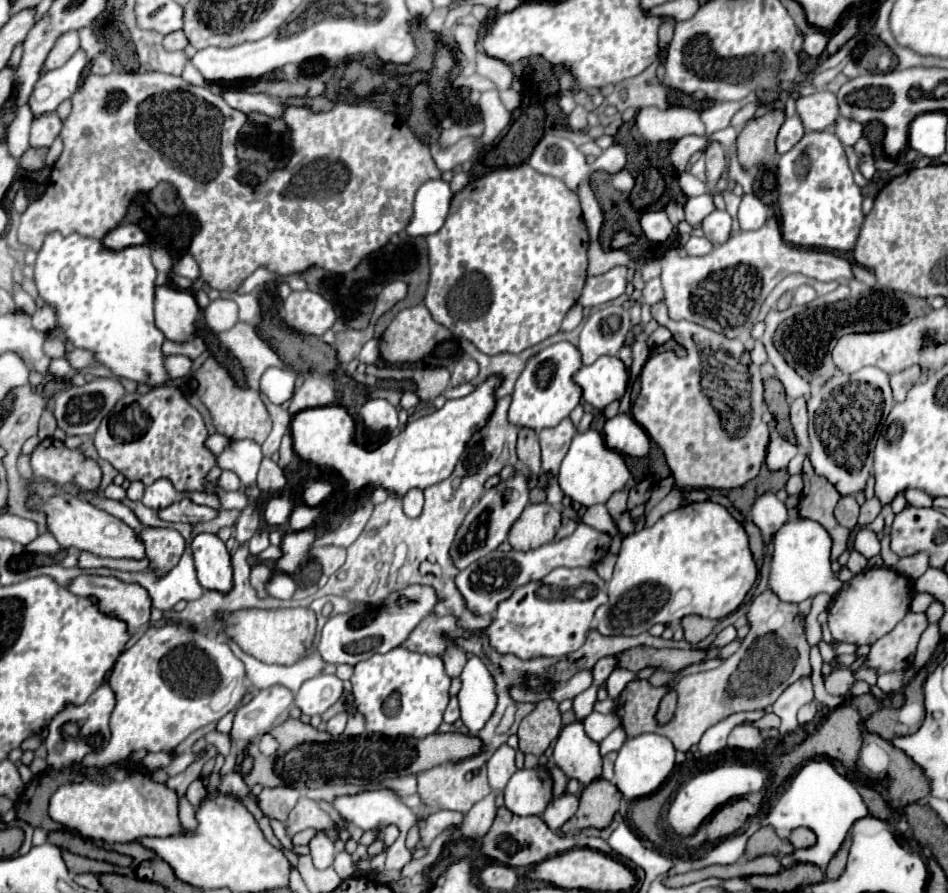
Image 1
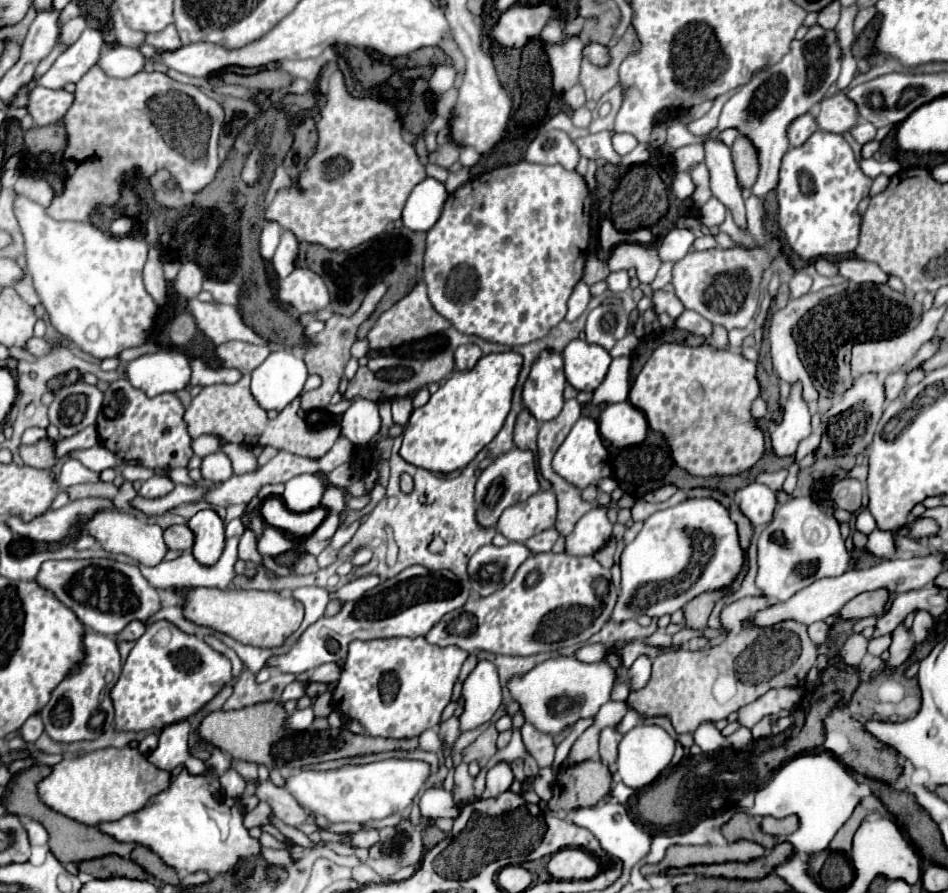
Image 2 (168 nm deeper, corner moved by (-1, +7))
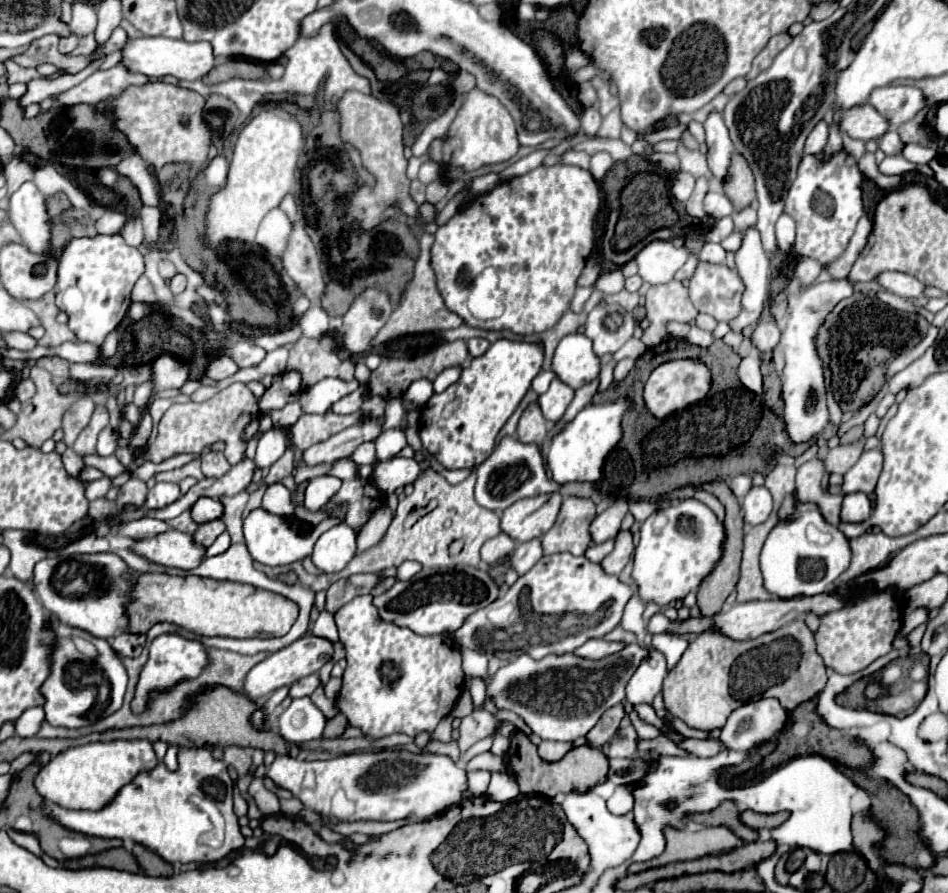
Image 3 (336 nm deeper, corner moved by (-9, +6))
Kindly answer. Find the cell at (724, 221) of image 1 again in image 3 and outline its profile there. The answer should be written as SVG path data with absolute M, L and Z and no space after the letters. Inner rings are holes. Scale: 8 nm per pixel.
M713 189L705 197L705 211L707 211L707 215L721 219L721 217L727 217L733 213L733 203L729 201L729 197L725 197L725 193Z

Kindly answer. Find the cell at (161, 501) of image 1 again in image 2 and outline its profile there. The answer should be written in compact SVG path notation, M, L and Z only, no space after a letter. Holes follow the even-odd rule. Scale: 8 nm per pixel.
M153 476L151 480L143 482L143 486L139 488L139 494L143 498L161 498L165 494L169 494L175 488L175 484L171 480L165 480L165 476Z

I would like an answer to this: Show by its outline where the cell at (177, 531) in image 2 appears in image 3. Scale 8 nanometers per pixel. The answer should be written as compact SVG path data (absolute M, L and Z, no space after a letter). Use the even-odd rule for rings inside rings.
M217 519L217 521L209 521L209 523L199 525L199 529L193 533L193 541L195 541L195 545L209 547L209 545L211 545L223 531L225 531L225 523L223 523L221 519Z

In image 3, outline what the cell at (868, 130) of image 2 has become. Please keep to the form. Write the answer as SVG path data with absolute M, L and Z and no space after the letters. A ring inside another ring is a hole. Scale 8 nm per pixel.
M889 129L889 133L885 133L885 137L879 137L879 139L877 139L877 145L879 145L879 149L881 149L885 155L899 153L901 147L903 147L903 143L901 143L901 139L899 139L899 135L897 135L895 129Z

